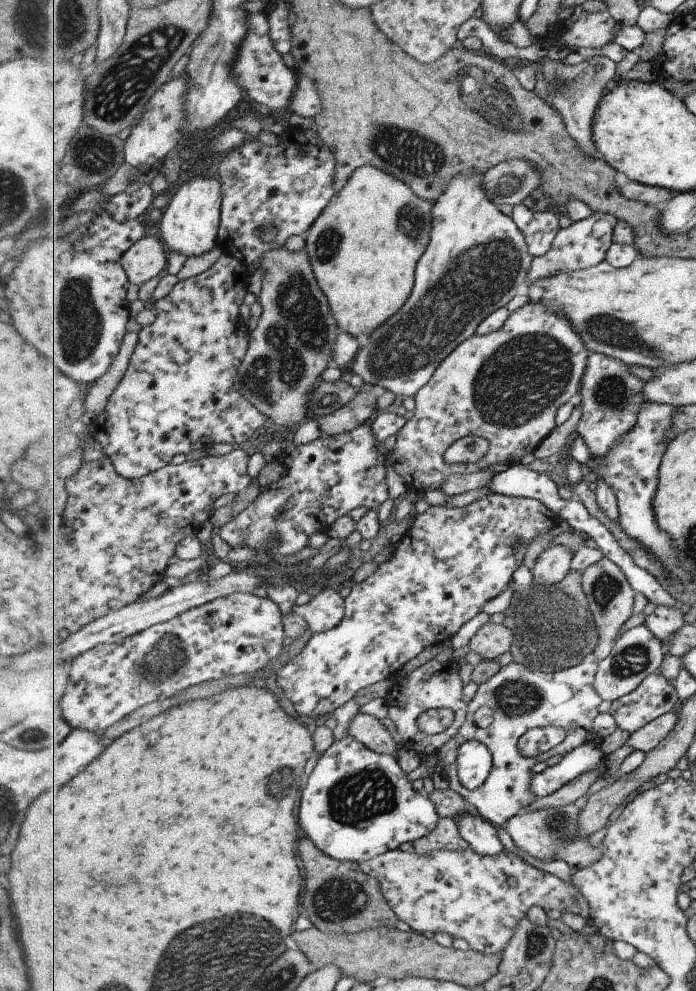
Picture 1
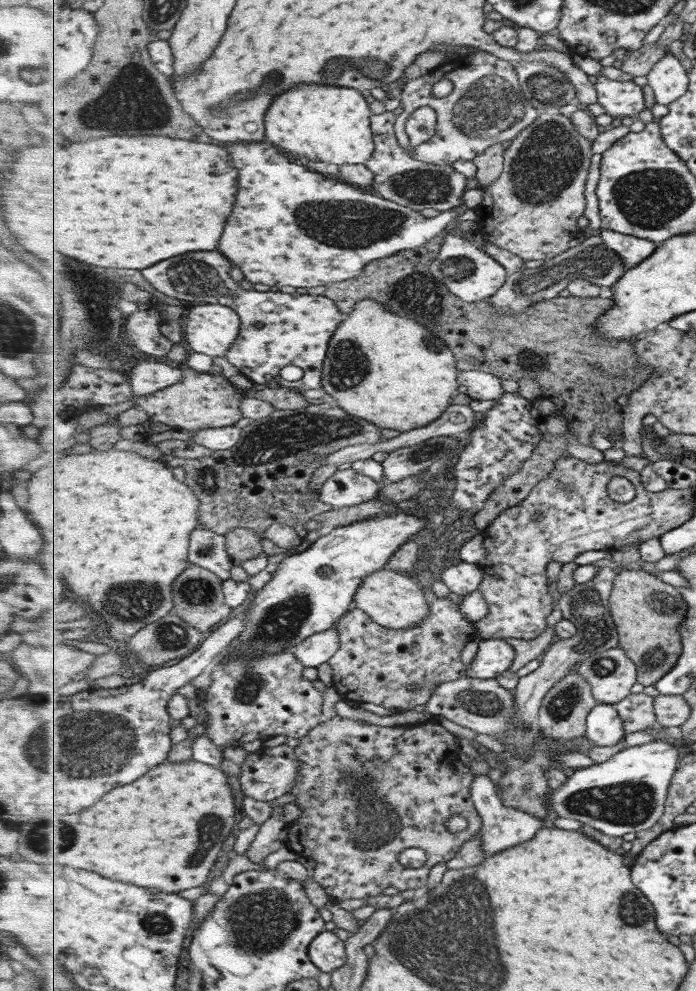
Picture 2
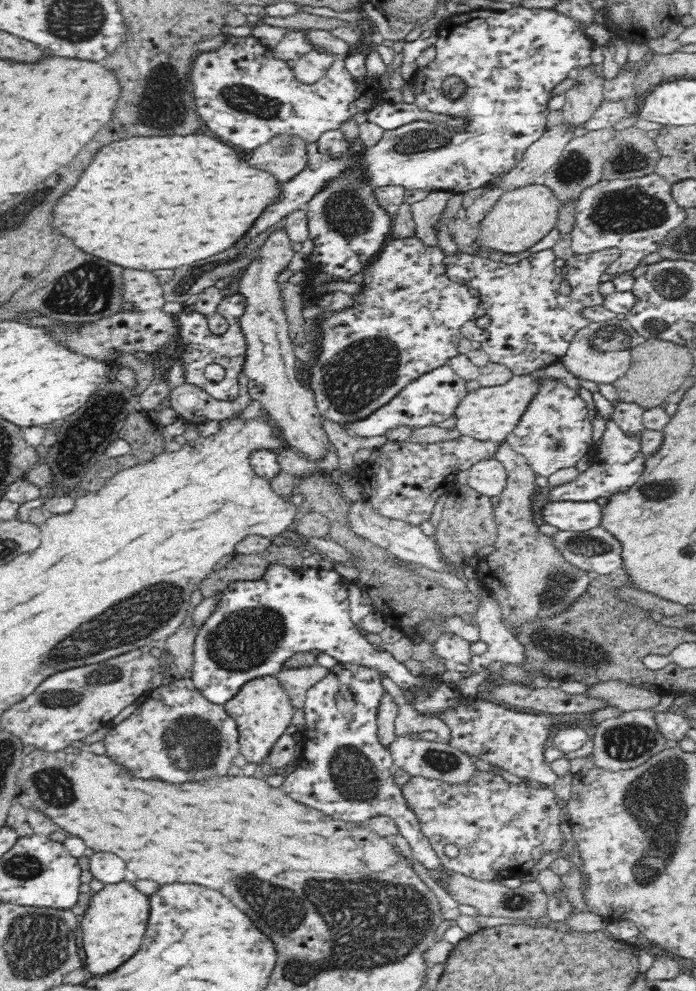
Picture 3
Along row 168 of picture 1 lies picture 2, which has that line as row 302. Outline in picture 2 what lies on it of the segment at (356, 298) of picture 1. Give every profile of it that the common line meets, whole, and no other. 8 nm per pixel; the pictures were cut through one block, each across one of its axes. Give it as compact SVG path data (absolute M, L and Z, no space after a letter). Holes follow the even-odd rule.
M363 300L345 317L324 362L325 392L348 414L401 433L430 425L446 413L458 381L458 362L449 346L423 323L402 317L375 300Z

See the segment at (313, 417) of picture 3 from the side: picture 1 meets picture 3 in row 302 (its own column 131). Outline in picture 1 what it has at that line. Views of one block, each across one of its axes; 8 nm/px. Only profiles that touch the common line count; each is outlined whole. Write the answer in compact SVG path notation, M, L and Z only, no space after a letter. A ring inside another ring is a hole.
M145 236L126 251L122 259L122 266L130 283L145 284L165 270L168 259L163 243L155 236Z

